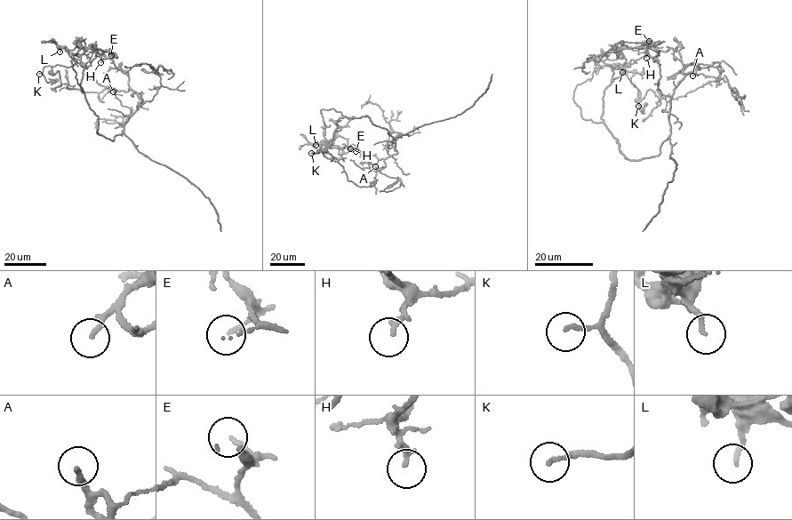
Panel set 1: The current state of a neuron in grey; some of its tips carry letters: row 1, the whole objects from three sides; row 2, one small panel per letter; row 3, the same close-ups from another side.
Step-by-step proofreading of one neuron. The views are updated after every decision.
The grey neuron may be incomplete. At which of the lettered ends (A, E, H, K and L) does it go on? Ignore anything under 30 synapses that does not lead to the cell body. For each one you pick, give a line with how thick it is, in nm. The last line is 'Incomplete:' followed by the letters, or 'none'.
A: 180 nm thick
Incomplete: A

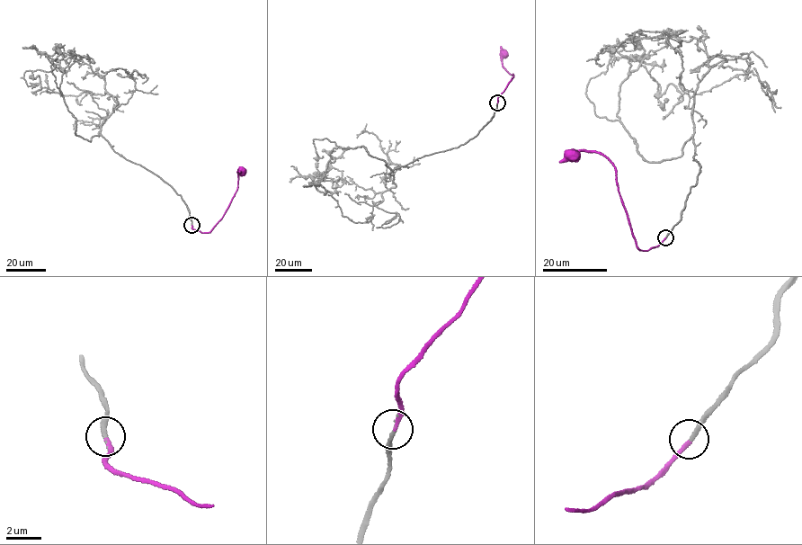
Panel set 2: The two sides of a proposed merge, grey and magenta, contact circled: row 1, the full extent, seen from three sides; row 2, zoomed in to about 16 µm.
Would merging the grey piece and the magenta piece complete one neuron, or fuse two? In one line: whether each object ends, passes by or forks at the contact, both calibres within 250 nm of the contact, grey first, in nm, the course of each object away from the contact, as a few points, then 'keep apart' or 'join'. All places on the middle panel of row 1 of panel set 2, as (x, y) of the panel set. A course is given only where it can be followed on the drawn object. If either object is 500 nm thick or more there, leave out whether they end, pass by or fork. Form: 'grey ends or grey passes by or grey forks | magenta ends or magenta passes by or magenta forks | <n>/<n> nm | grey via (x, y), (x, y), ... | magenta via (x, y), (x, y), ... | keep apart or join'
grey ends | magenta ends | 240/240 nm | grey via (497, 102), (472, 138), (393, 170), (363, 147), (334, 148), (325, 174), (312, 175), (332, 167), (336, 176) | magenta via (497, 102), (514, 76), (503, 67), (503, 55) | join

